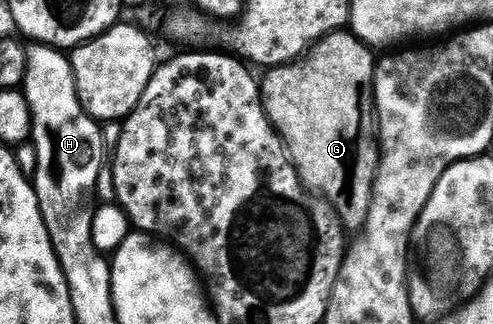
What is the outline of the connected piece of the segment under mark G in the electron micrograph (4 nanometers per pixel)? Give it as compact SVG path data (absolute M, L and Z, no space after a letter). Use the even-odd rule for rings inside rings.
M336 32L327 34L319 39L308 49L302 58L295 59L294 62L286 62L283 66L272 66L266 71L267 75L262 75L261 89L263 92L263 107L269 116L269 120L273 124L273 128L283 140L284 146L287 147L287 155L290 156L291 162L299 171L305 186L321 195L326 201L331 203L336 213L339 214L343 224L346 227L355 229L355 232L362 231L363 225L367 223L369 216L369 208L371 207L371 197L373 196L373 188L375 187L375 178L379 174L379 159L381 157L381 143L379 140L379 123L375 112L375 67L377 58L372 47L363 42L354 32Z

